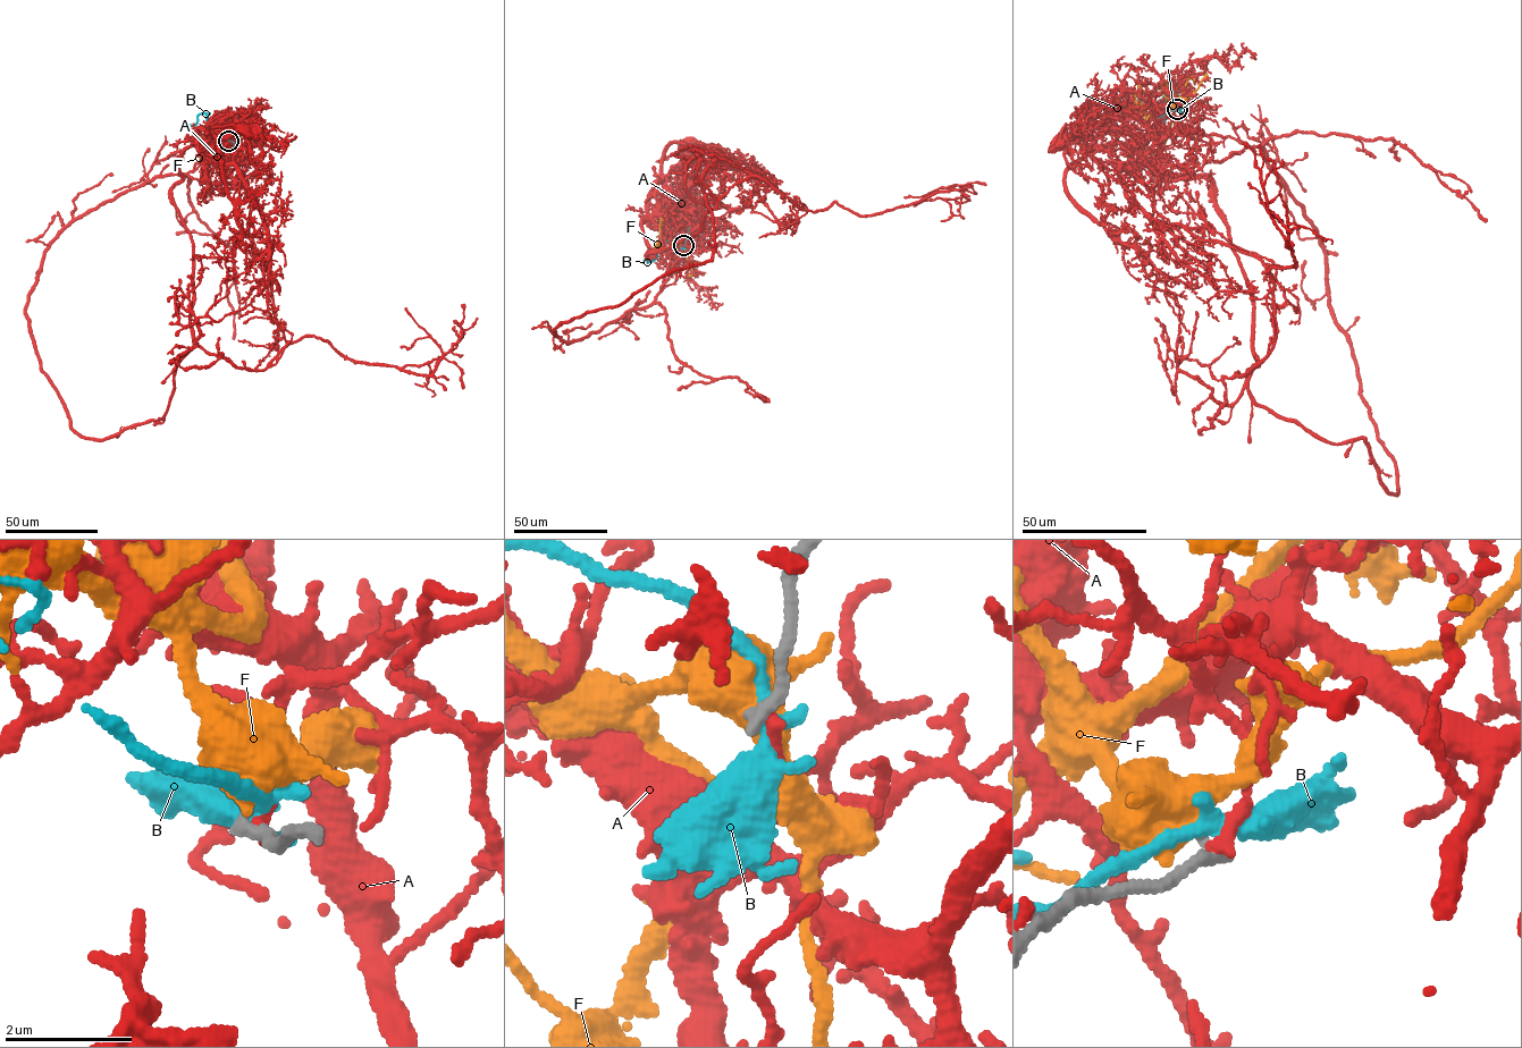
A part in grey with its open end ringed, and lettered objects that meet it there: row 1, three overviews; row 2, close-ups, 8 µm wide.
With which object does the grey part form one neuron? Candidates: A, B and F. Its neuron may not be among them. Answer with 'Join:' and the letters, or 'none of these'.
Join: none of these

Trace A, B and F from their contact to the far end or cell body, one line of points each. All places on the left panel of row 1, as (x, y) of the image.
A: (229, 141), (223, 132), (194, 143), (201, 126), (216, 133), (243, 129)
B: (229, 140), (204, 113), (198, 116), (196, 124), (187, 125)
F: (228, 140), (226, 134), (215, 134), (228, 135), (233, 121), (247, 119)

